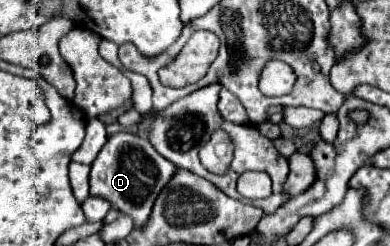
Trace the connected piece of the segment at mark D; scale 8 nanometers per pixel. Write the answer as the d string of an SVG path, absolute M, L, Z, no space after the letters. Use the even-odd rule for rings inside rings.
M118 132L108 138L92 164L90 194L108 200L112 208L130 216L134 220L134 228L138 230L138 226L144 226L150 218L154 200L158 198L164 184L172 178L174 170L176 168L166 158L162 158L148 140L130 132Z

